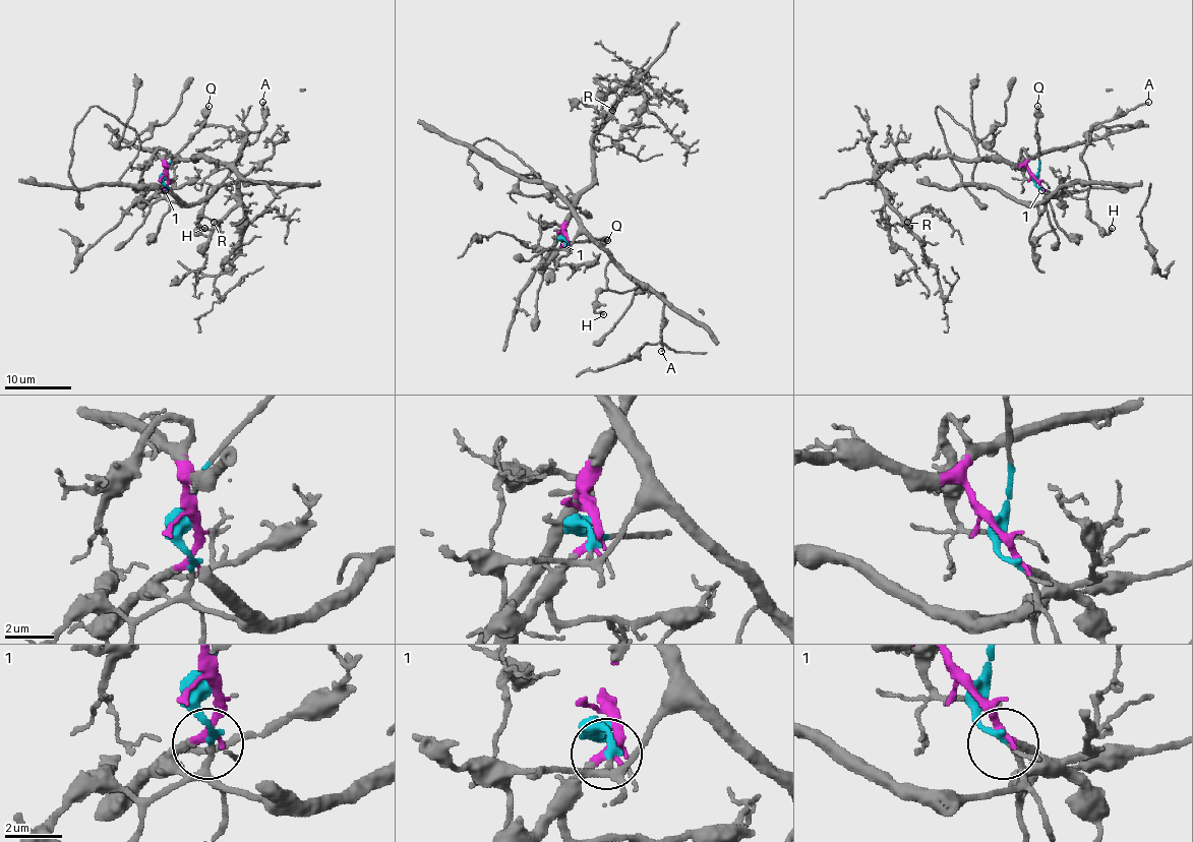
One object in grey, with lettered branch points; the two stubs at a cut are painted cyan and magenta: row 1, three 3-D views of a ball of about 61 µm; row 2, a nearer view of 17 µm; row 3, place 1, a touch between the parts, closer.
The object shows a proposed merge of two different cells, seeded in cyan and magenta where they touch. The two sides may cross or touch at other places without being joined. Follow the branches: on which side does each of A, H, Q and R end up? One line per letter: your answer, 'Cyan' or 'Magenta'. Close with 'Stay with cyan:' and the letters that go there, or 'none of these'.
A: Cyan
H: Cyan
Q: Cyan
R: Magenta
Stay with cyan: A, H, Q

